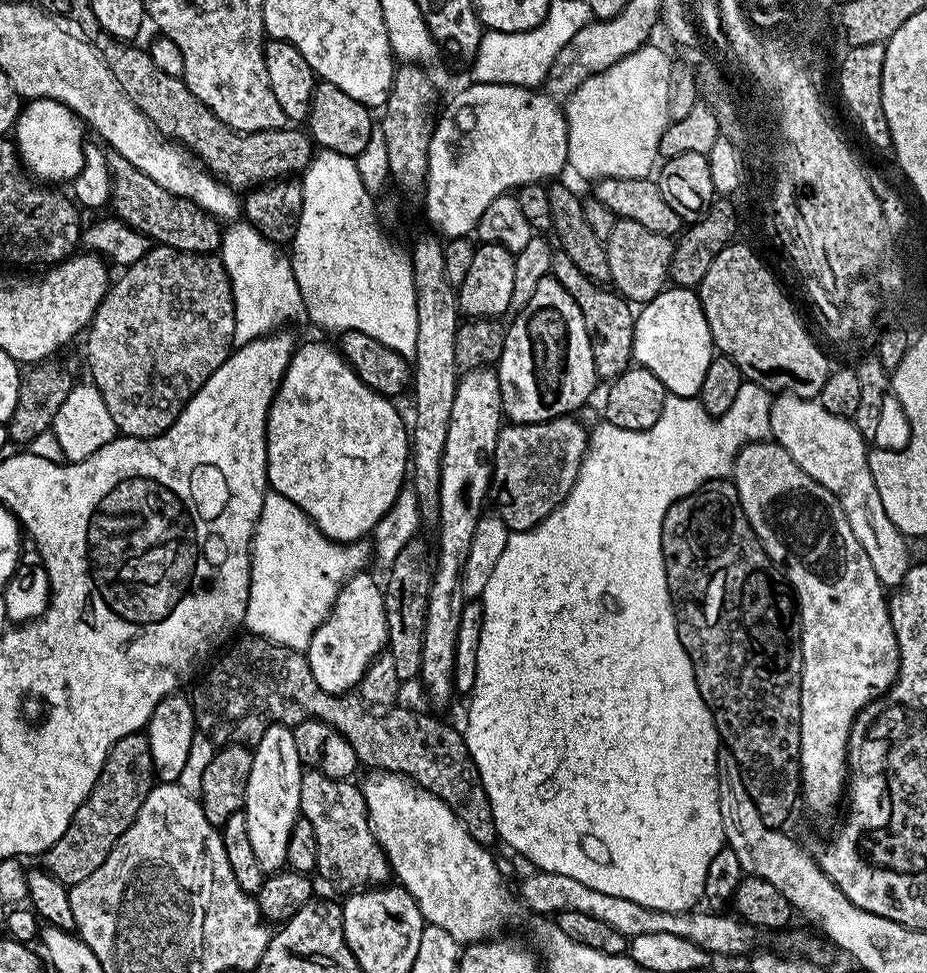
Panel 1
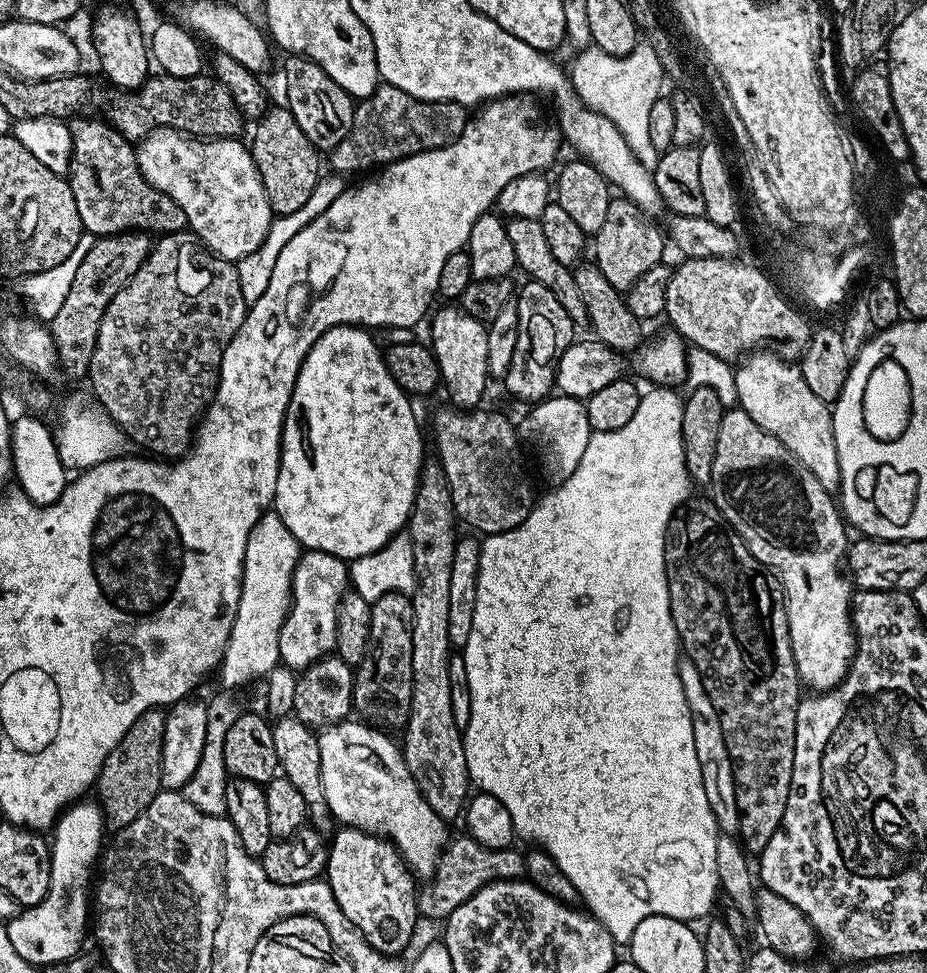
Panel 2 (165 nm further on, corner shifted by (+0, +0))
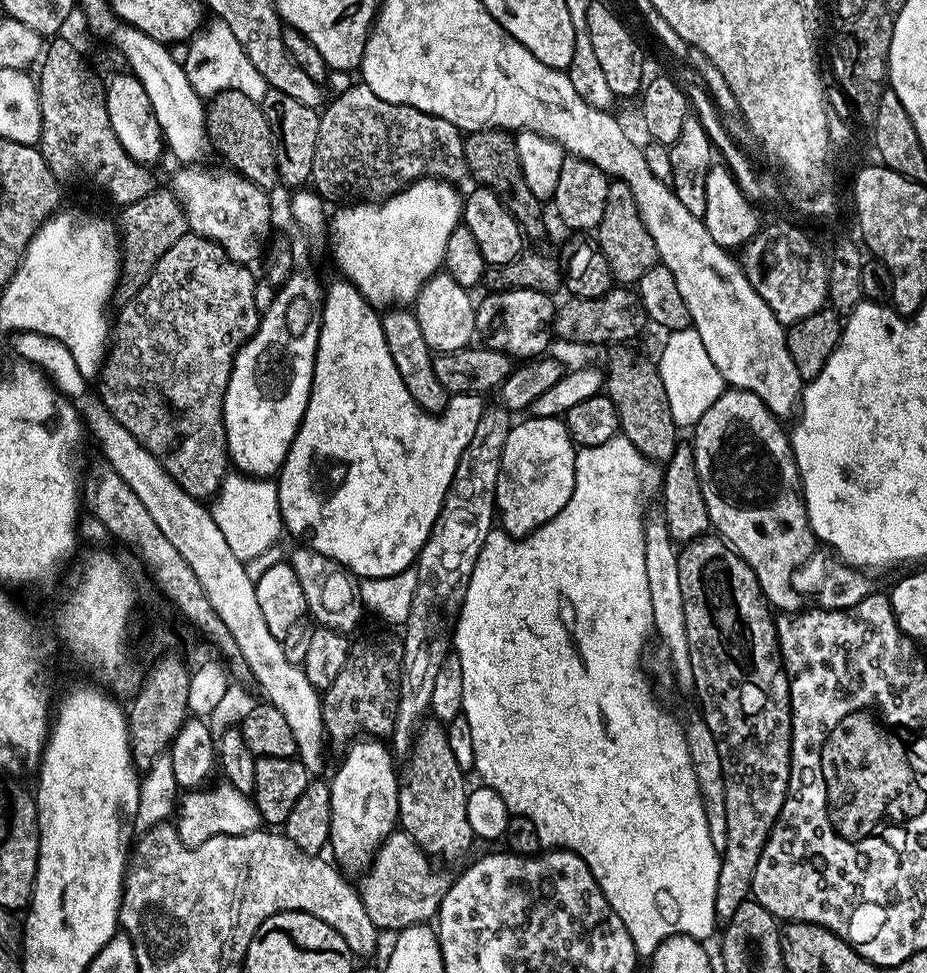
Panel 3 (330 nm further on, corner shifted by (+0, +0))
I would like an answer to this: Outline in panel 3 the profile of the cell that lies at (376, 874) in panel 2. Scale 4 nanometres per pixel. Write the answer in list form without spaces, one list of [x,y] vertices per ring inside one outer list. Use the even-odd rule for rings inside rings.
[[[364,738],[353,743],[352,748],[344,756],[340,769],[330,776],[330,834],[328,842],[330,852],[333,852],[335,863],[345,873],[363,873],[371,865],[376,851],[390,833],[397,831],[400,811],[398,810],[398,794],[400,793],[400,781],[397,769],[394,770],[392,760],[393,753],[387,743],[376,738]]]

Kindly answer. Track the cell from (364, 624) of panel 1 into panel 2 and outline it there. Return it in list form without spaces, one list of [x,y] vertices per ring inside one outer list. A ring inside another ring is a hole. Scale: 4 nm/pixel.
[[[301,551],[292,575],[292,603],[288,605],[288,617],[282,622],[282,630],[278,634],[281,665],[303,670],[316,660],[323,660],[335,649],[338,606],[349,588],[349,565],[345,561],[334,554]]]

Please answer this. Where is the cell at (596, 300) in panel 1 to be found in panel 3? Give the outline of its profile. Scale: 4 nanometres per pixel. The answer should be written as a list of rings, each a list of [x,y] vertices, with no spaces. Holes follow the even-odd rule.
[[[487,128],[485,132],[470,132],[464,138],[466,166],[471,179],[477,185],[489,188],[500,199],[502,206],[518,222],[520,231],[529,241],[540,240],[544,236],[545,205],[534,194],[530,194],[530,186],[526,186],[526,178],[522,174],[522,162],[518,158],[516,136],[511,131],[498,128]]]

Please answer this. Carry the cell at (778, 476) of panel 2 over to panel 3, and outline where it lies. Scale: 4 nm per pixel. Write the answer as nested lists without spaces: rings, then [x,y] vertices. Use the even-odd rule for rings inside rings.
[[[729,387],[702,414],[694,427],[696,437],[691,437],[690,443],[696,456],[698,478],[702,482],[711,527],[752,567],[769,605],[781,613],[795,614],[801,611],[802,604],[799,590],[792,585],[792,575],[811,558],[814,537],[808,524],[800,471],[796,468],[790,436],[780,424],[783,423],[768,409],[766,402],[758,398],[758,394]]]

